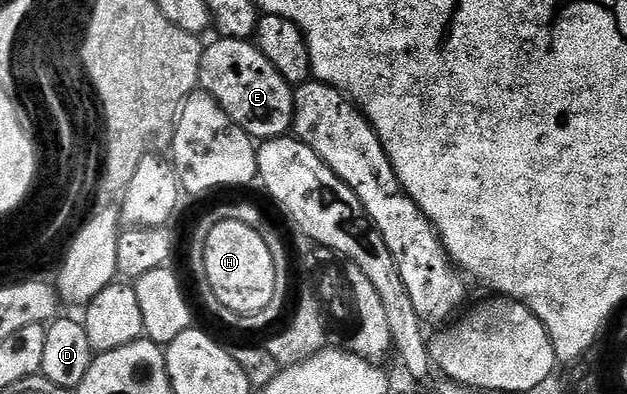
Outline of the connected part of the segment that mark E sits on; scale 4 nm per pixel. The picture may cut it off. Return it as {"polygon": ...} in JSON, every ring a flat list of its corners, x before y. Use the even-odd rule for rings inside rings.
{"polygon":[[220,37,209,46,207,44,200,55,199,81,199,88,214,98,234,119,234,123,238,123,247,134,253,137,253,140,265,141,285,136,291,130,295,90,253,42]]}

